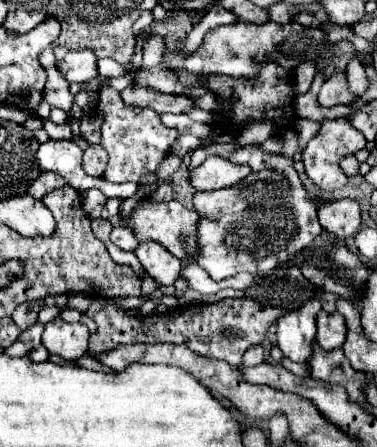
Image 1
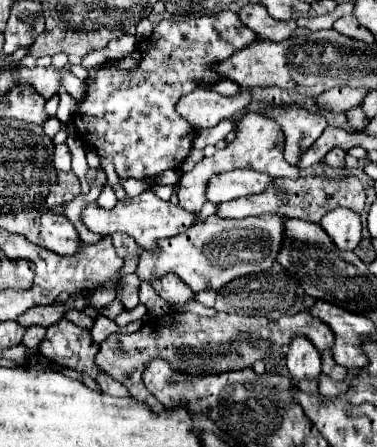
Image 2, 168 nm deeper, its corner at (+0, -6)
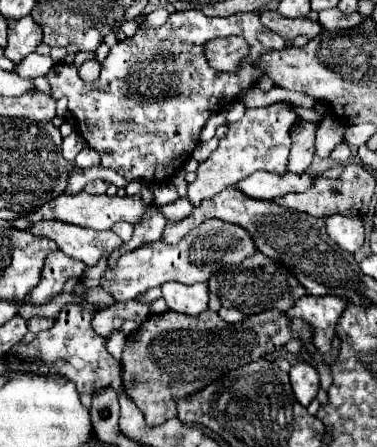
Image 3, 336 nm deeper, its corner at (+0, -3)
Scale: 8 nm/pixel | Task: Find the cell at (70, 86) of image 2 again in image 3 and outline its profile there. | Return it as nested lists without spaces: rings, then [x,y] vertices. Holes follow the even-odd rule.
[[[30,53],[22,63],[16,65],[16,73],[22,75],[22,77],[30,77],[30,79],[36,79],[36,77],[46,77],[46,73],[50,73],[50,69],[54,67],[56,63],[52,61],[50,55],[40,55],[40,53]]]

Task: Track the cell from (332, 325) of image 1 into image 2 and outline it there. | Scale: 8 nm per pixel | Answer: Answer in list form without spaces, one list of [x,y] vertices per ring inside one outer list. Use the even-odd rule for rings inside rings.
[[[170,312],[160,318],[150,318],[142,324],[142,328],[134,334],[112,334],[100,344],[100,352],[96,356],[96,364],[122,382],[130,394],[146,404],[154,414],[162,414],[164,408],[158,406],[158,400],[146,390],[142,382],[142,370],[154,358],[166,360],[174,370],[204,376],[204,374],[220,374],[230,370],[242,370],[252,366],[256,360],[266,360],[278,352],[278,348],[288,346],[290,340],[302,334],[312,342],[318,350],[328,350],[334,344],[332,330],[318,318],[312,318],[310,312],[300,312],[294,316],[268,320],[268,318],[242,318],[218,312],[214,318],[202,318],[188,312]],[[252,338],[260,338],[264,342],[252,342]]]

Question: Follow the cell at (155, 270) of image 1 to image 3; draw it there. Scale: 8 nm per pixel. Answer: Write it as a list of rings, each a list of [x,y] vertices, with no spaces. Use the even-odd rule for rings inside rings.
[[[168,281],[162,285],[162,295],[168,303],[168,309],[178,313],[200,315],[208,309],[208,287],[204,283],[184,285]]]

